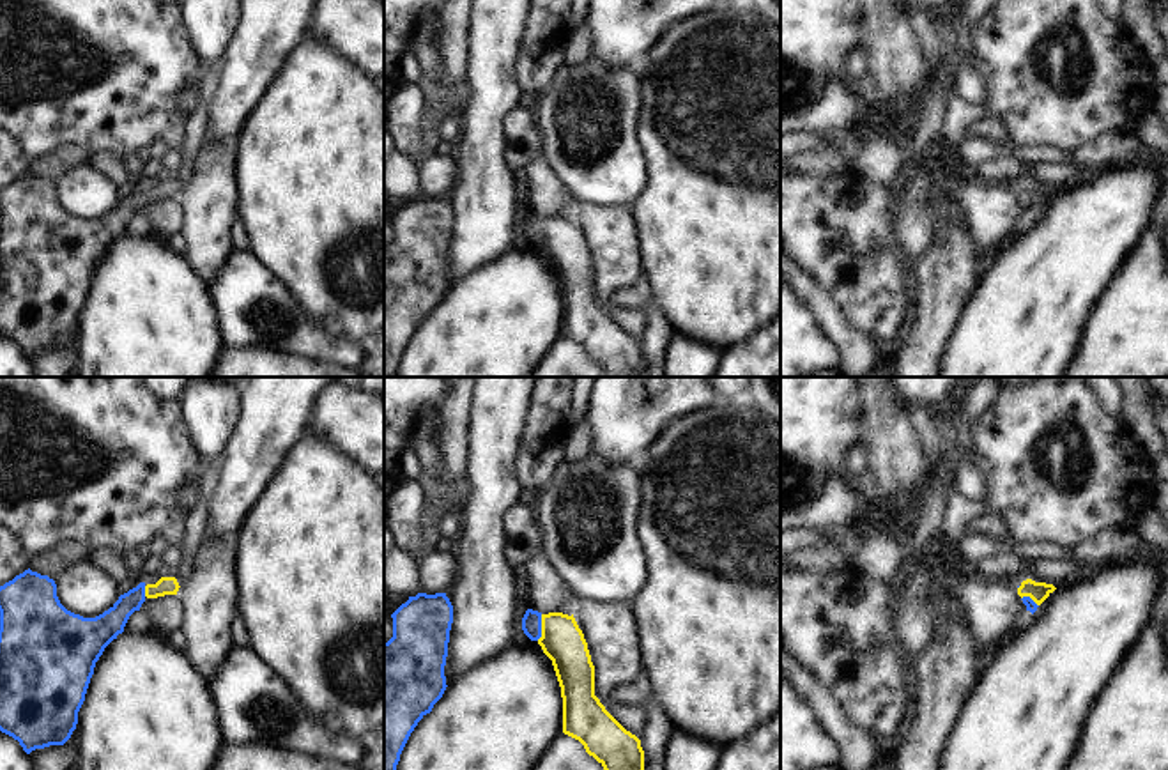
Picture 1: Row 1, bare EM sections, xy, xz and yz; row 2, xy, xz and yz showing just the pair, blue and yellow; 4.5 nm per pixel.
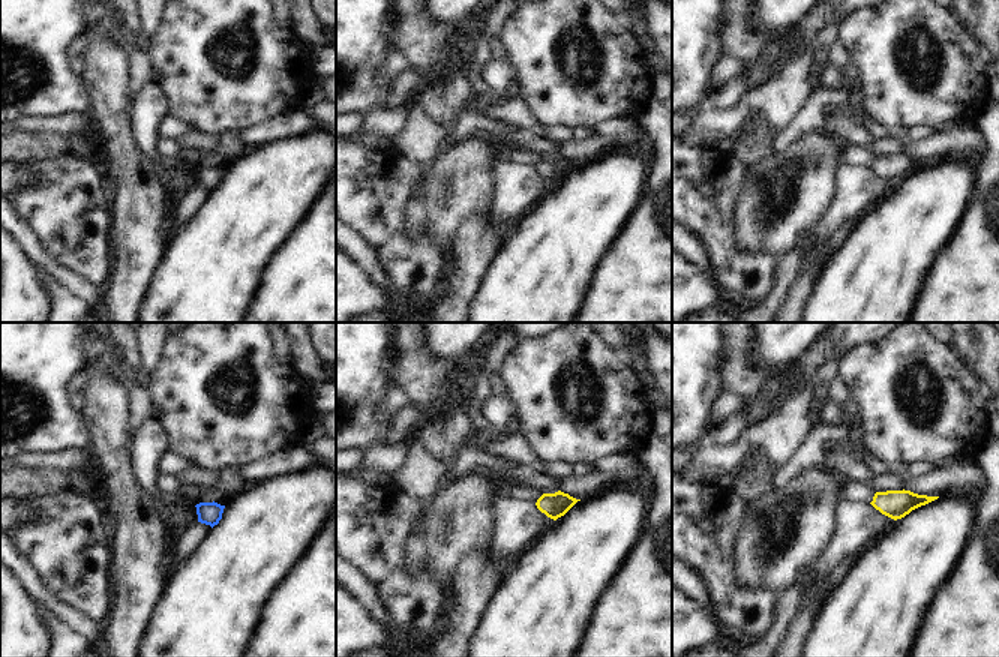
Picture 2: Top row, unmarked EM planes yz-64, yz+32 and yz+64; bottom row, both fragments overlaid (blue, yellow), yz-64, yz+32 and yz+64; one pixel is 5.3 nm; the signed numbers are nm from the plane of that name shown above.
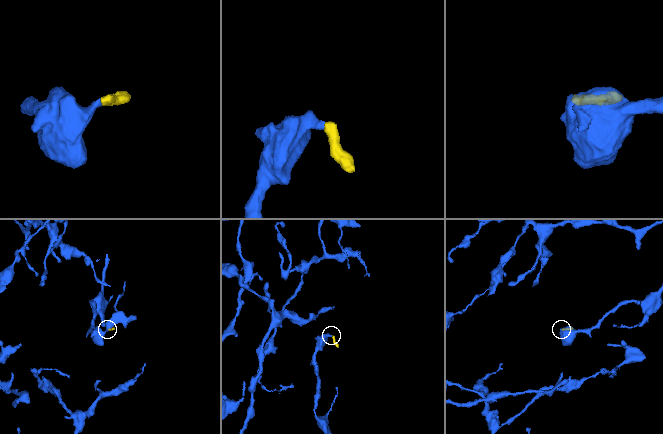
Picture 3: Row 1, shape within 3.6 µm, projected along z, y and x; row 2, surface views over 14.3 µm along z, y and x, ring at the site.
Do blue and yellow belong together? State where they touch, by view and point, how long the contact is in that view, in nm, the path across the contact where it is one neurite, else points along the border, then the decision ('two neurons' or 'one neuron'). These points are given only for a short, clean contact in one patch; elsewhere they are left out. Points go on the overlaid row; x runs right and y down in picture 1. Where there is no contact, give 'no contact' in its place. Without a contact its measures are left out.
meets blue in xz at (540, 627); contact 120 nm long; runs through xz (531, 623), (540, 627), (553, 631), (561, 639); one neuron

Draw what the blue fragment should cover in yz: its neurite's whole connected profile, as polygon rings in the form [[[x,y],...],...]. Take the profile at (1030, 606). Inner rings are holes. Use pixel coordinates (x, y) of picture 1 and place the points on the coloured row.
[[[1026,579],[1018,588],[1018,595],[1021,597],[1023,604],[1026,605],[1026,611],[1032,614],[1037,611],[1037,607],[1055,591],[1057,588],[1053,584],[1046,582],[1035,582],[1032,579]]]

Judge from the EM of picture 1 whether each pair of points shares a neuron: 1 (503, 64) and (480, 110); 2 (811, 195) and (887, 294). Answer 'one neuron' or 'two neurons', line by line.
1: one neuron
2: one neuron

